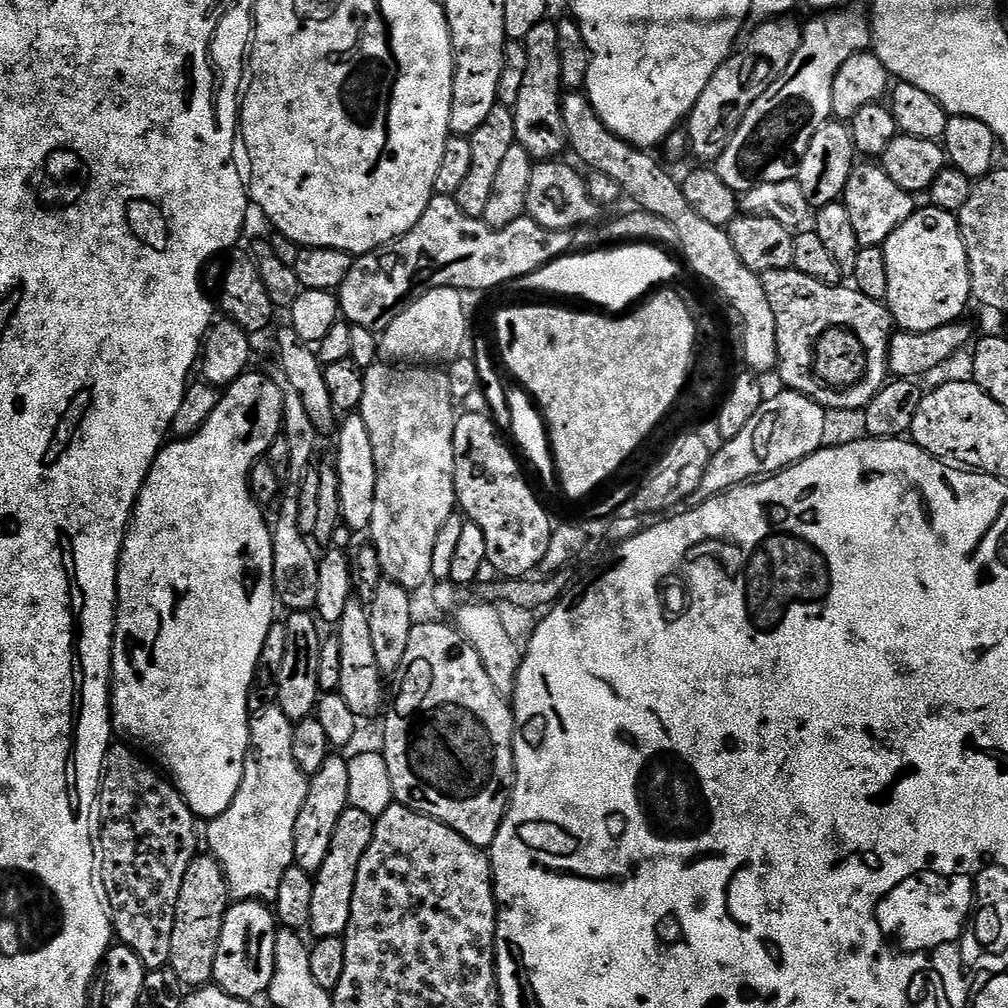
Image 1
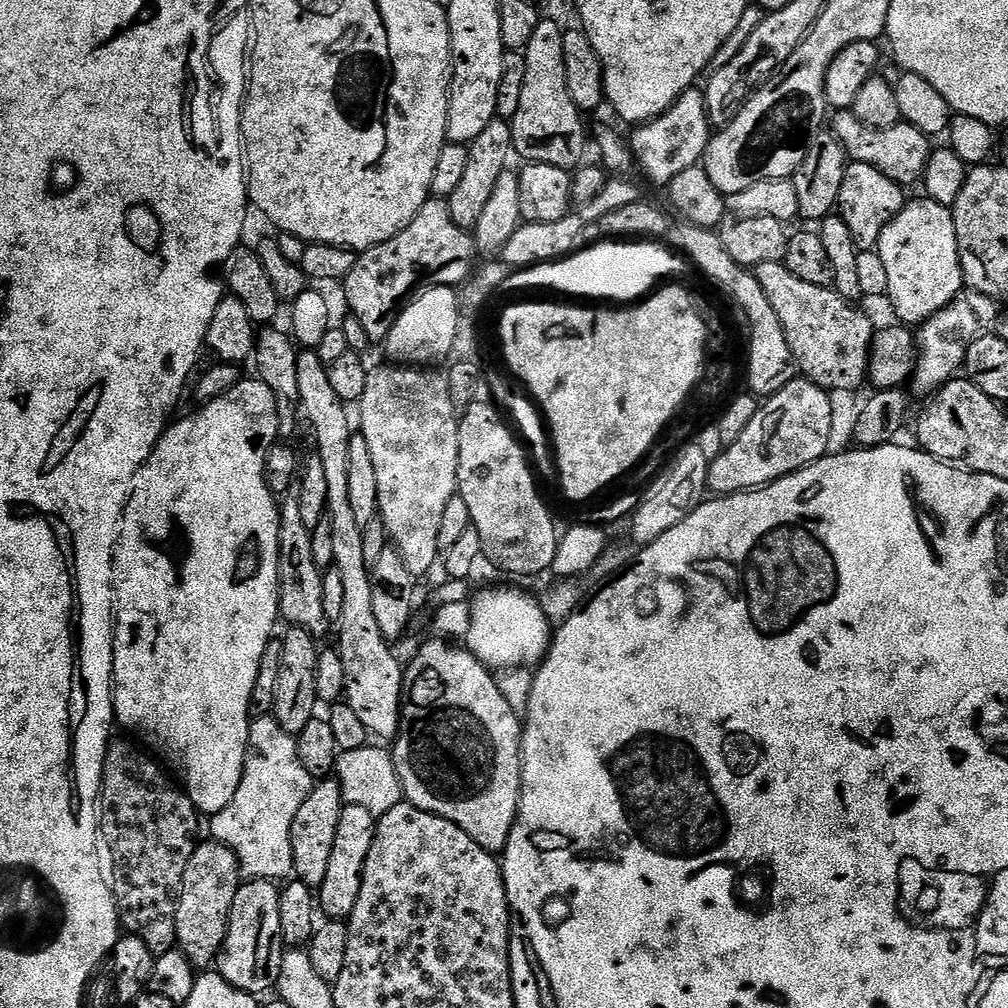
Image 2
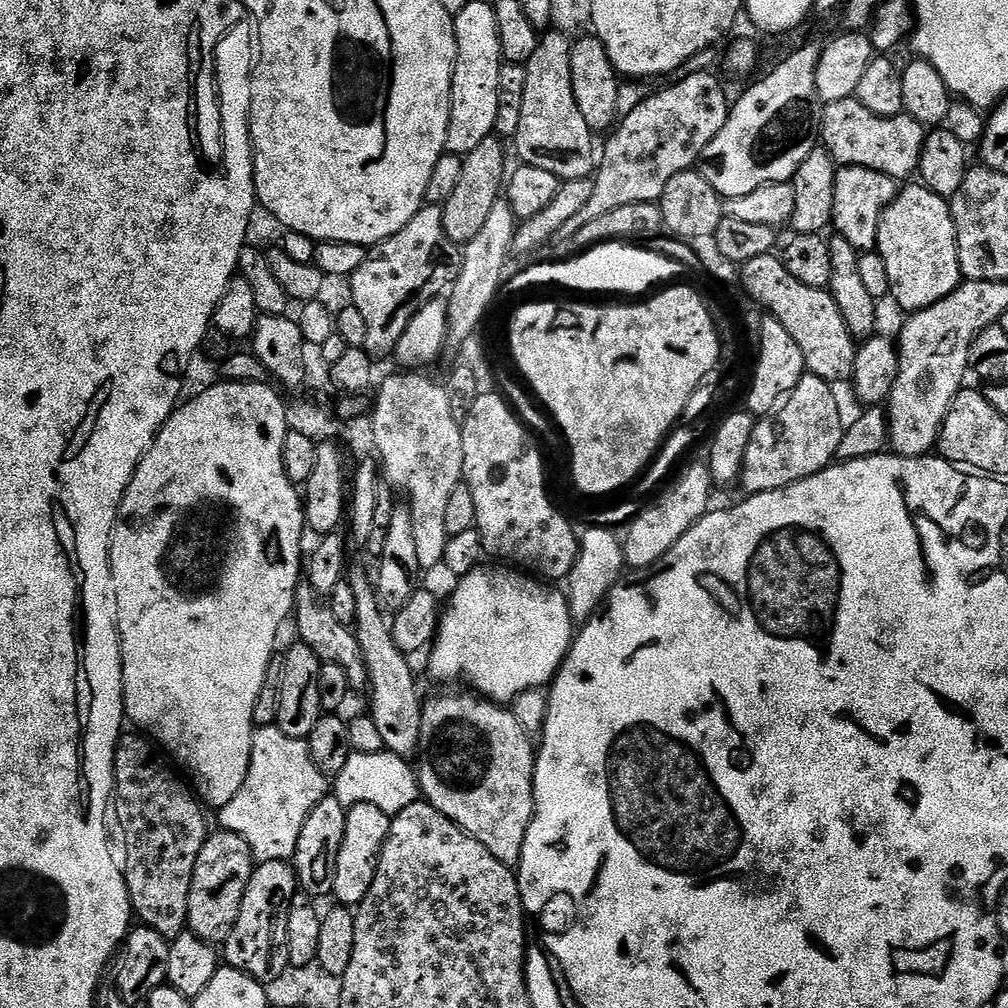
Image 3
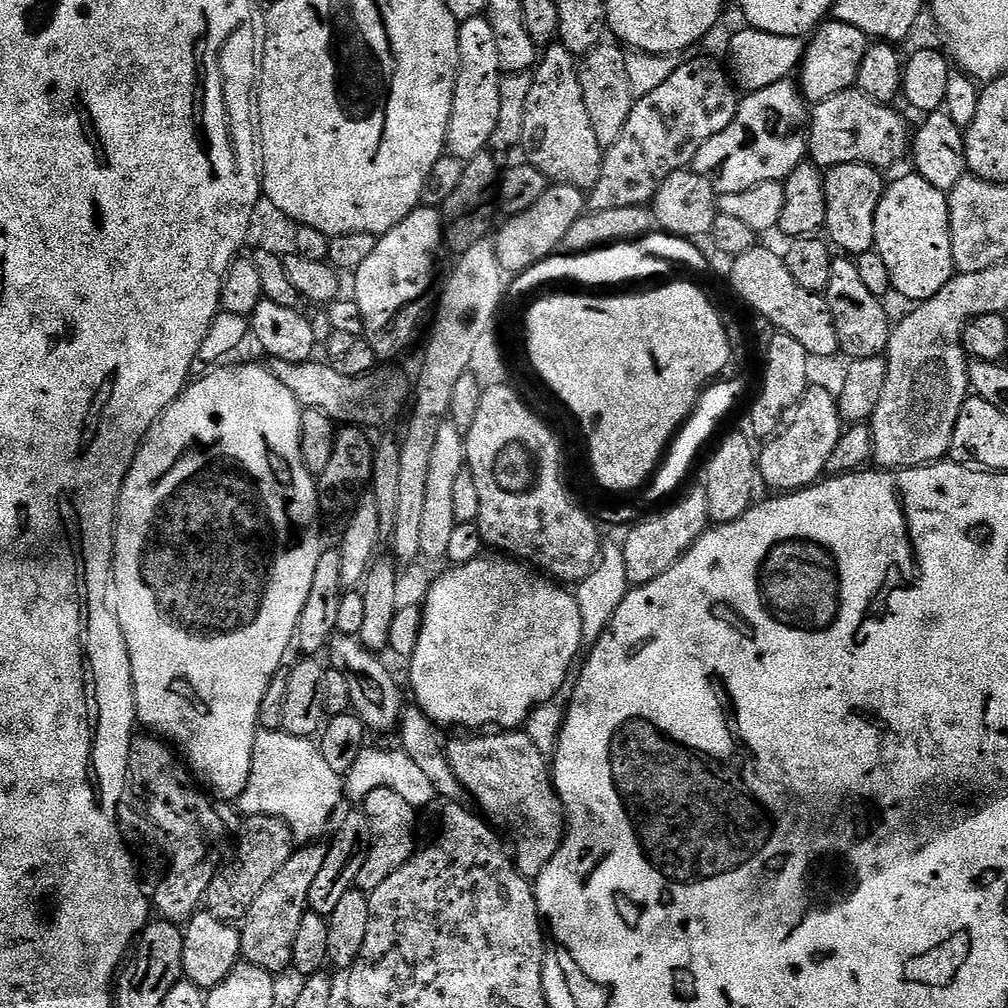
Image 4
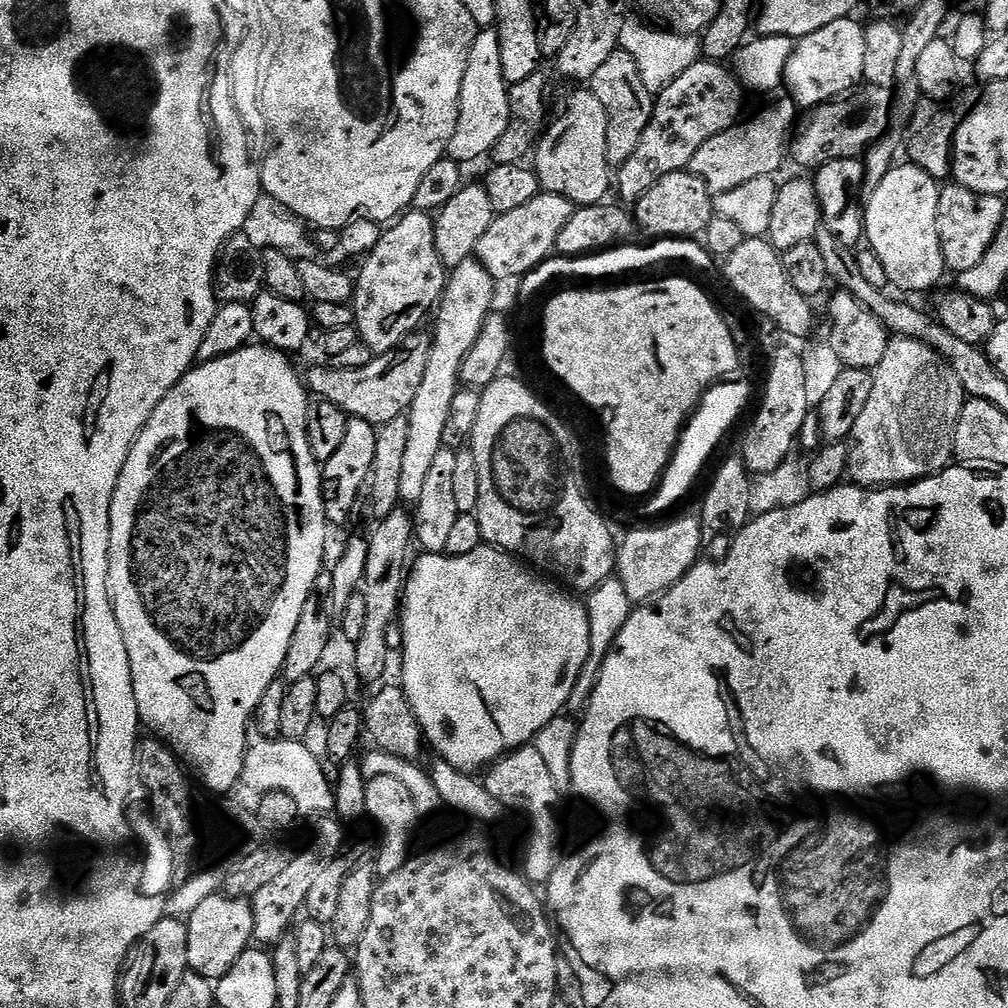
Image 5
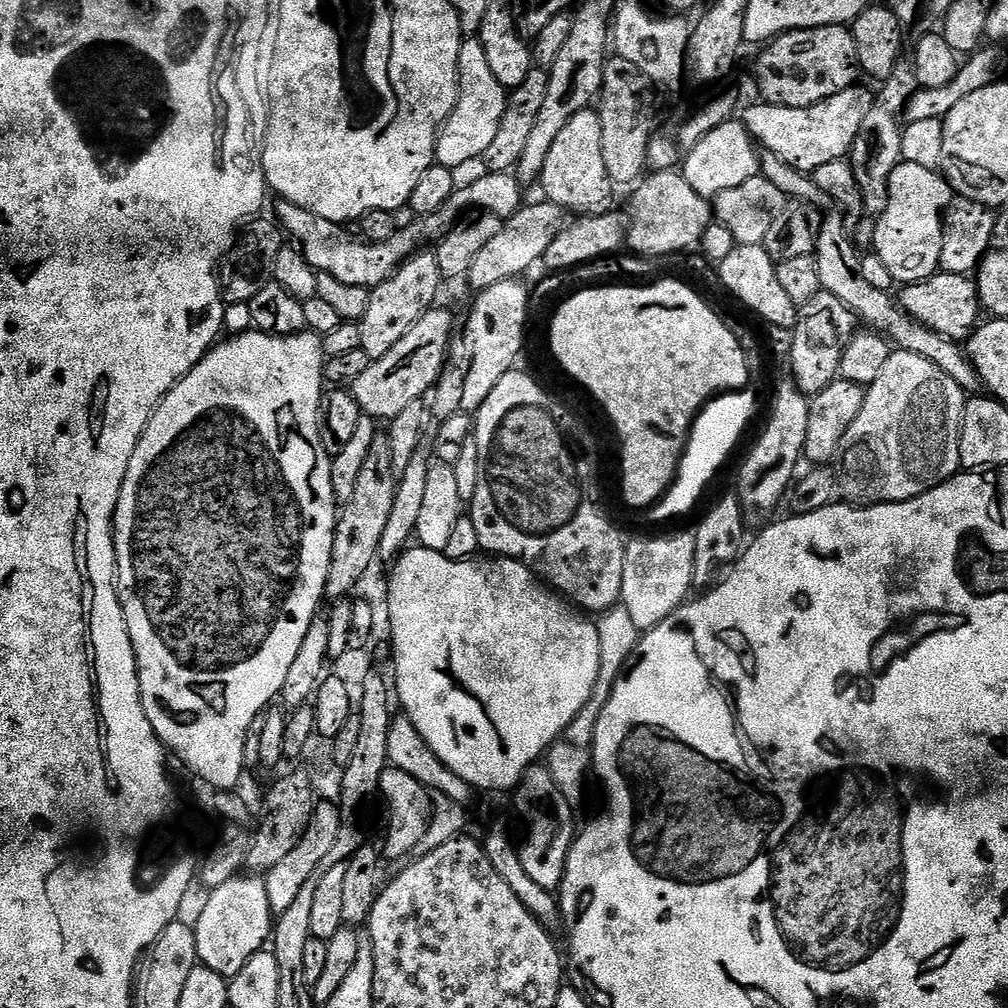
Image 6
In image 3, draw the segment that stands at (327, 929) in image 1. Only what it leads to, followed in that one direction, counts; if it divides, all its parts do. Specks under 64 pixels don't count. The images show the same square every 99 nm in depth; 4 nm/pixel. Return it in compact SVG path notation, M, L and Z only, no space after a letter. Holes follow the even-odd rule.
M358 804L345 811L346 830L342 834L342 846L338 850L338 866L334 866L334 886L332 896L340 906L355 906L366 898L374 882L376 863L390 834L392 816L374 805Z

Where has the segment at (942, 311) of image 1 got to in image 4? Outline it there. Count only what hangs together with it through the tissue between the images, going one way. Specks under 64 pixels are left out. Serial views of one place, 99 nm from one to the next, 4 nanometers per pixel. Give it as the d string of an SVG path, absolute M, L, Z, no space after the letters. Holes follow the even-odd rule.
M900 176L884 189L874 222L875 252L890 270L892 292L911 302L929 300L950 282L954 274L950 246L950 218L945 192L930 186L926 178Z

